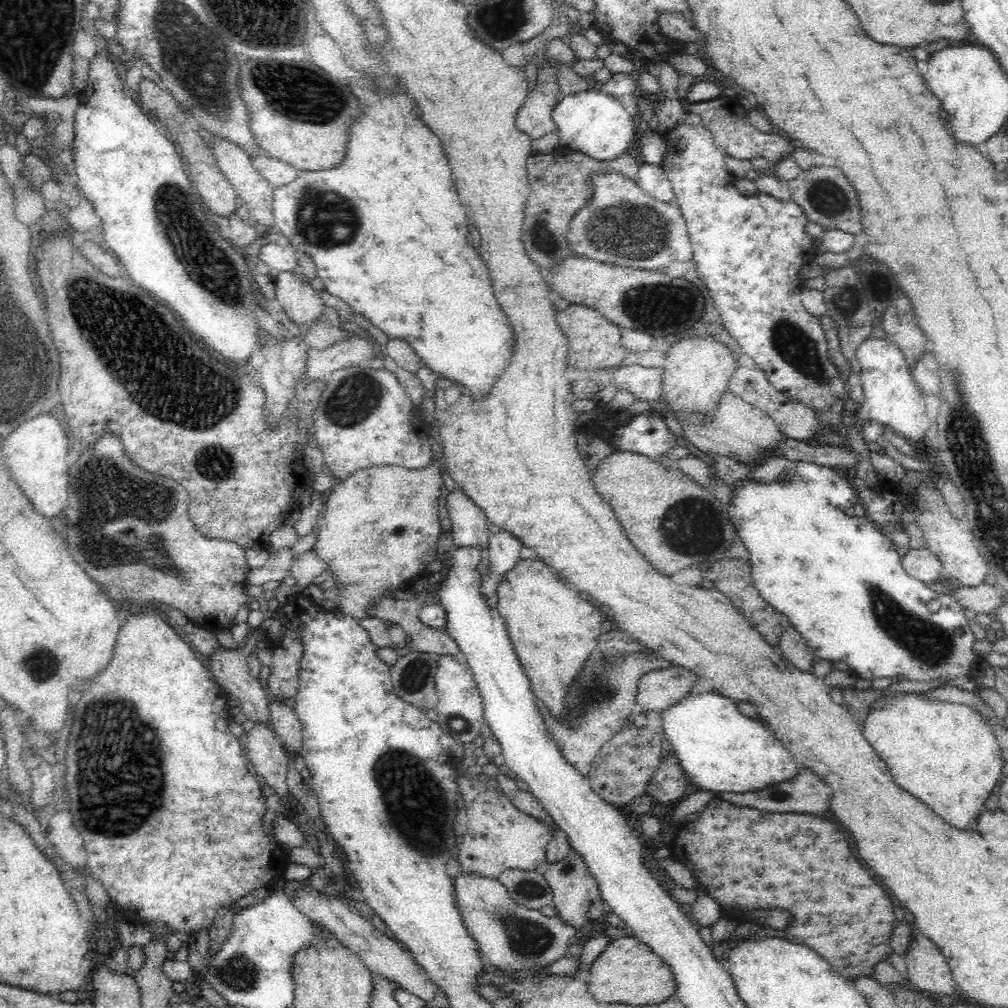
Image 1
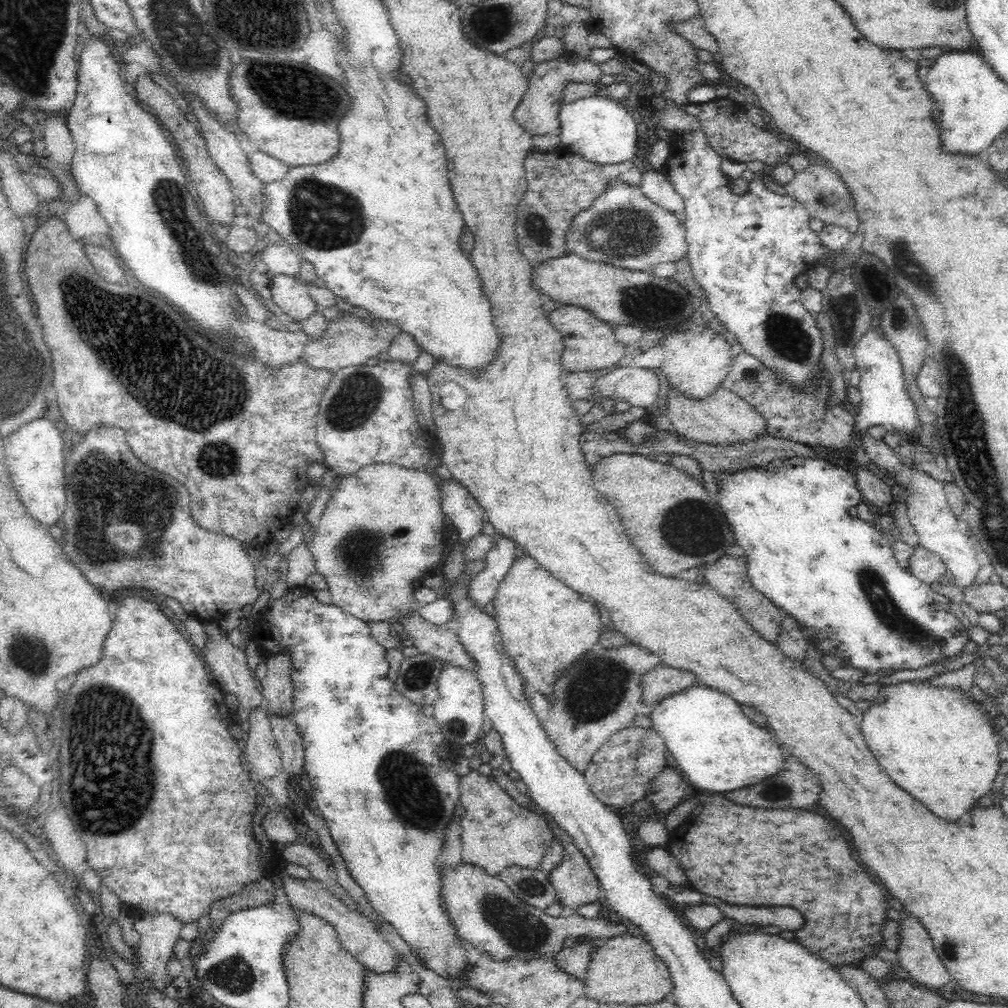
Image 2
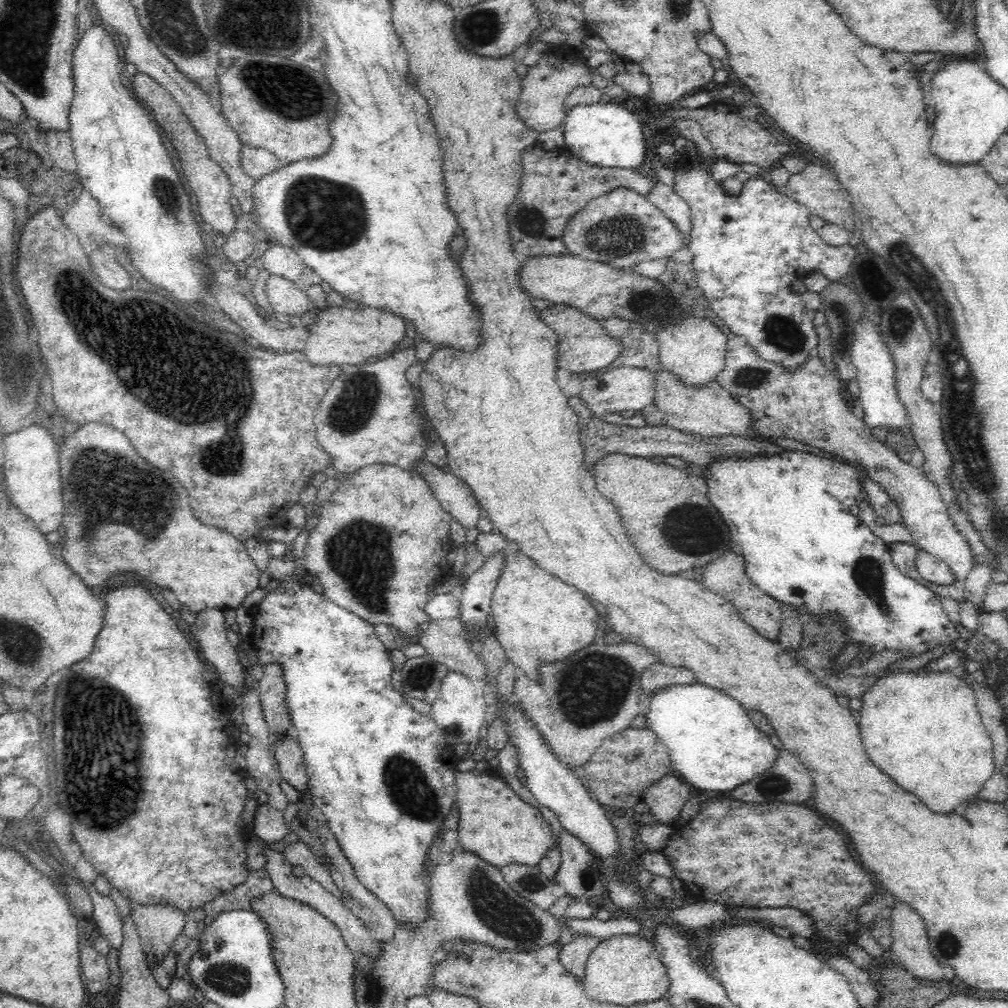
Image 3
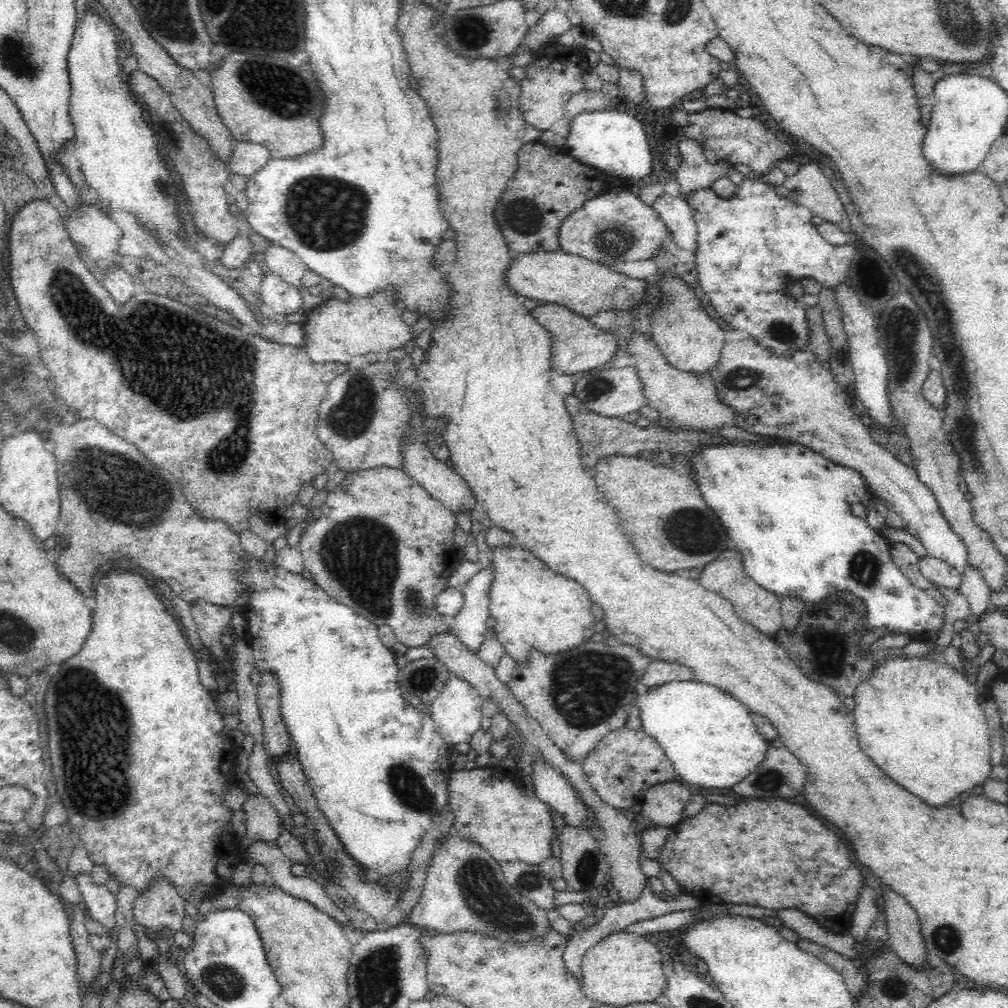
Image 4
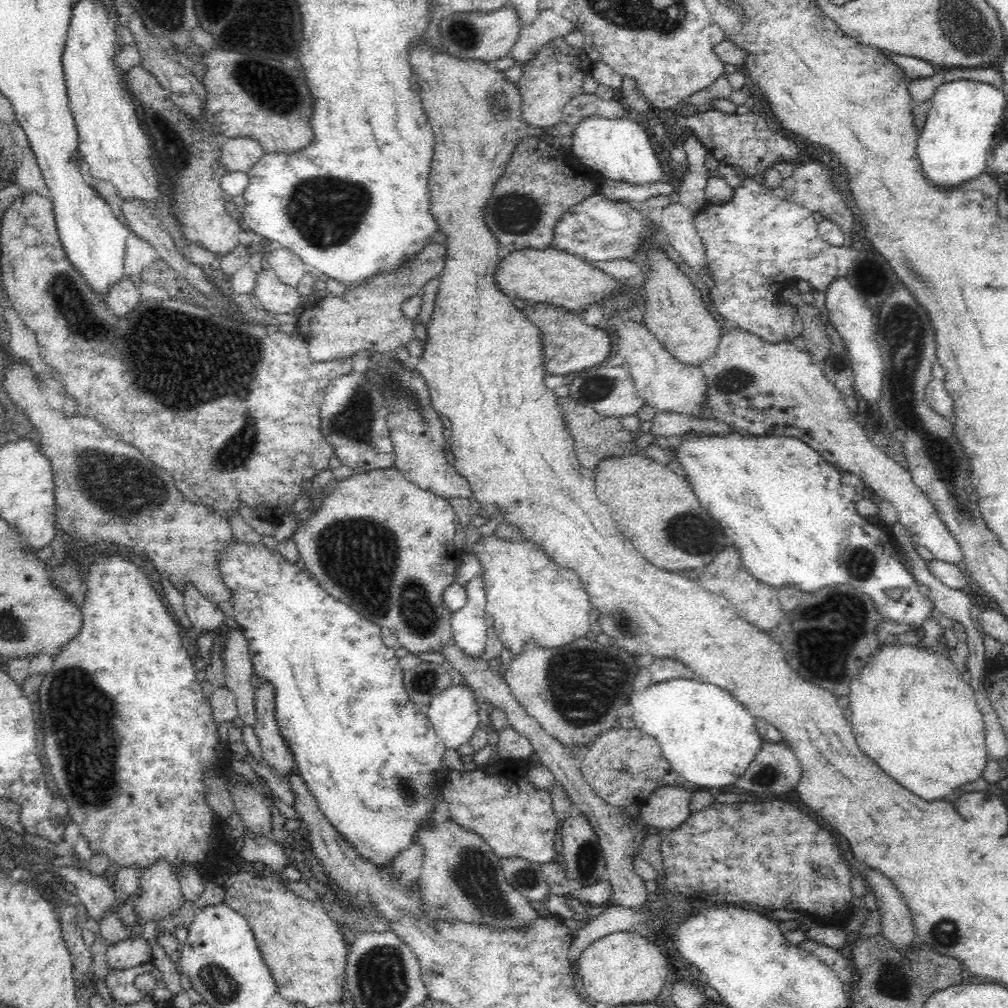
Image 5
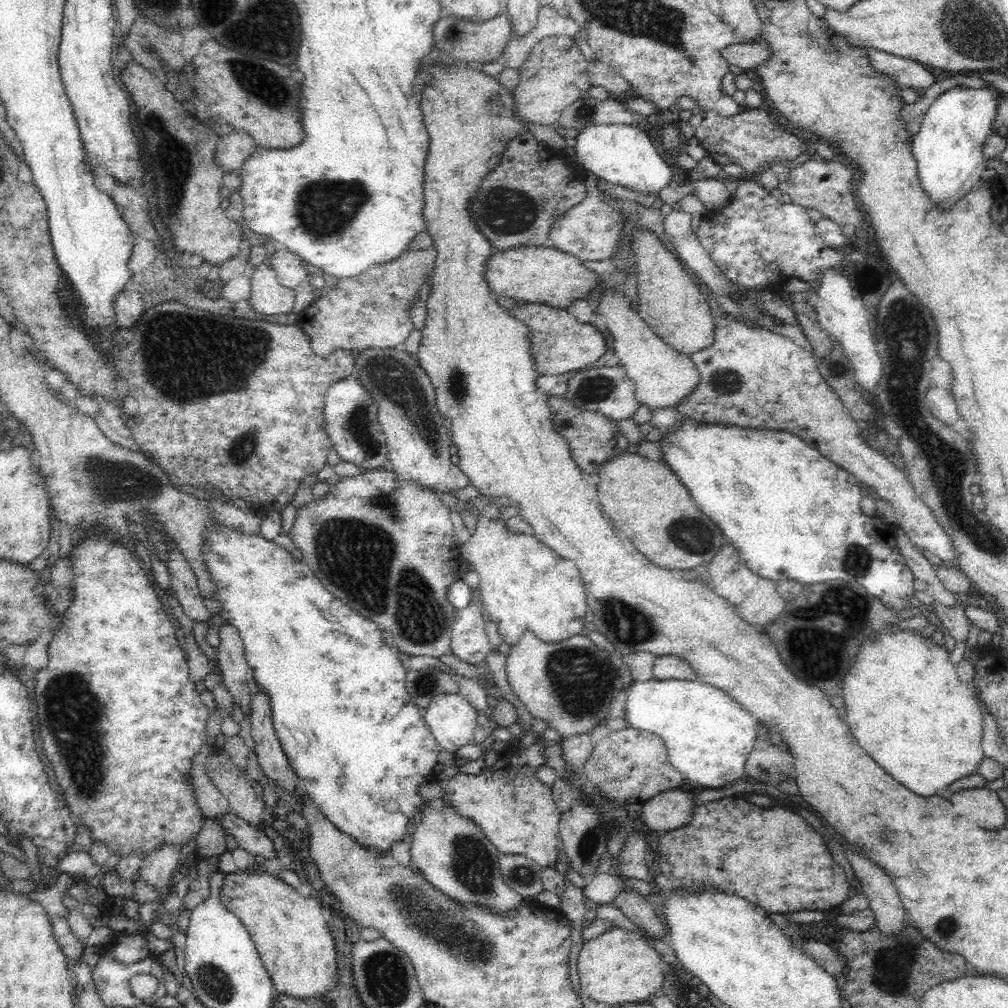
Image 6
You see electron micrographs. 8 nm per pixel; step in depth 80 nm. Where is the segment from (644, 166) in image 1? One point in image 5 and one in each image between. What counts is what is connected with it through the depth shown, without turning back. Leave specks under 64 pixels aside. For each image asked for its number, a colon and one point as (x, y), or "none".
2: (654, 184)
3: (663, 196)
4: (674, 211)
5: (677, 220)

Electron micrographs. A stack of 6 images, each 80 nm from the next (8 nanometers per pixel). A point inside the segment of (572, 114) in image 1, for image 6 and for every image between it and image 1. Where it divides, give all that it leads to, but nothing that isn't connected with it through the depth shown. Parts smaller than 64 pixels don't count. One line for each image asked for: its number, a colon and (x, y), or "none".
2: (598, 128)
3: (602, 134)
4: (611, 140)
5: (618, 149)
6: (622, 154)

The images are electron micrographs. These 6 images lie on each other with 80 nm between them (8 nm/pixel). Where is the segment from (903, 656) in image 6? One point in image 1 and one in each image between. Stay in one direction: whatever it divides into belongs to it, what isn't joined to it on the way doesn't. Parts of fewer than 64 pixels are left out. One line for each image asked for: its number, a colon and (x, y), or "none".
1: (946, 754)
2: (933, 741)
3: (925, 731)
4: (919, 720)
5: (911, 712)

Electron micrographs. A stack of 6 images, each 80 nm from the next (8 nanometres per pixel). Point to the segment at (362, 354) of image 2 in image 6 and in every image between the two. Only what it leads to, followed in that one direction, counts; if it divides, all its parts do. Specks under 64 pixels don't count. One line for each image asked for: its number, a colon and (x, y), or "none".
3: (341, 336)
4: (335, 331)
5: (336, 327)
6: (367, 311)

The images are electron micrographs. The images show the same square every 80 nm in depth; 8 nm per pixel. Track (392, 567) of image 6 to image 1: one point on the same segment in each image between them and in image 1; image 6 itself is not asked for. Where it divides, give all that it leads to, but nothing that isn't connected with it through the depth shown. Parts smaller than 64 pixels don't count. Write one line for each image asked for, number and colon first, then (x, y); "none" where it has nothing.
1: (380, 526)
2: (382, 532)
3: (377, 550)
4: (383, 546)
5: (389, 553)

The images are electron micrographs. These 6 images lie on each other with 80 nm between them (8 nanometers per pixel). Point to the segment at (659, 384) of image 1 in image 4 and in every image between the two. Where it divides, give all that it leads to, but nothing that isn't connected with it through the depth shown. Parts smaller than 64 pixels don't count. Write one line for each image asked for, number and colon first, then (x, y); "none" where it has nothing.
2: (639, 386)
3: (624, 388)
4: (616, 392)

